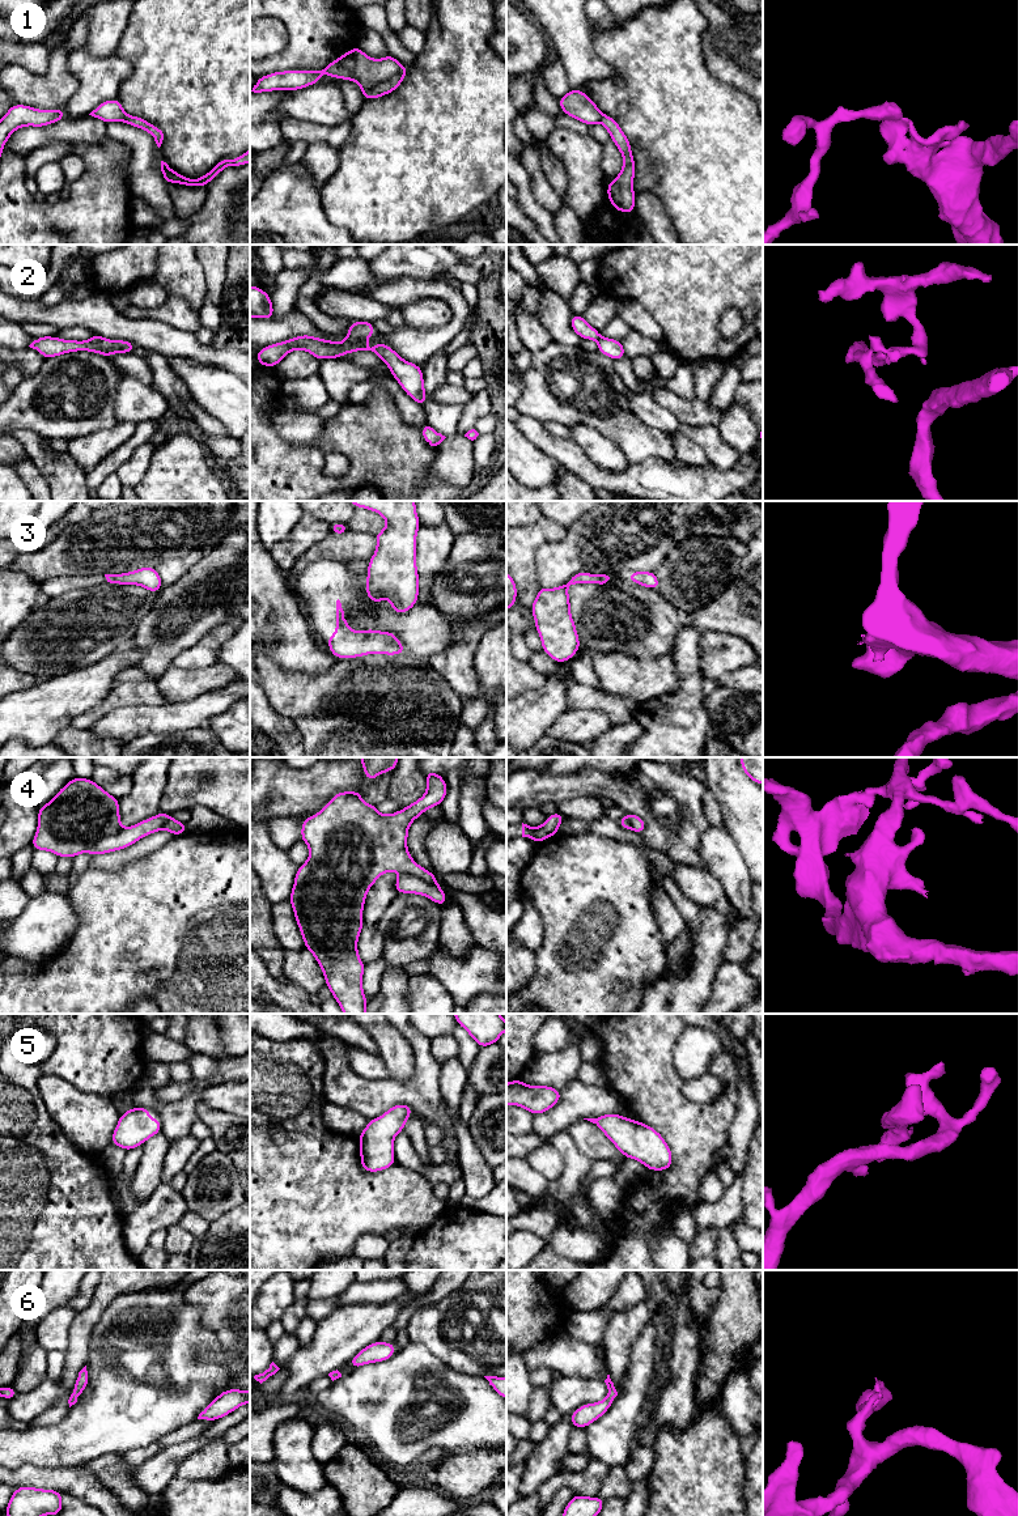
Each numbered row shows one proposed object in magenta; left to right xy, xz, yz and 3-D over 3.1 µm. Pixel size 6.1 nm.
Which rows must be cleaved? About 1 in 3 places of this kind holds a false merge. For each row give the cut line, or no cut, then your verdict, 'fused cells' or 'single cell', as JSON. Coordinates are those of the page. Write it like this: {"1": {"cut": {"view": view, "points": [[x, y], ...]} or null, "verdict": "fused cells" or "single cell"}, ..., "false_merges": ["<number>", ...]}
{"1": {"cut": {"view": "xz", "points": [[403, 67], [364, 94]]}, "verdict": "fused cells"}, "2": {"cut": {"view": "xz", "points": [[347, 335], [365, 336]]}, "verdict": "fused cells"}, "3": {"cut": null, "verdict": "single cell"}, "4": {"cut": {"view": "xz", "points": [[403, 873], [411, 873], [435, 884], [441, 891]]}, "verdict": "fused cells"}, "5": {"cut": null, "verdict": "single cell"}, "6": {"cut": null, "verdict": "single cell"}, "false_merges": ["1", "2", "4"]}

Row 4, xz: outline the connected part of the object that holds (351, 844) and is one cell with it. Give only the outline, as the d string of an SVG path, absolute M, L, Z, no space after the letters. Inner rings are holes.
M424 772L427 791L400 811L382 815L377 804L366 804L361 791L342 790L317 814L301 825L301 840L309 846L307 861L298 866L289 903L294 912L305 948L323 971L326 986L344 1014L366 1014L368 998L362 991L365 964L357 951L364 927L362 910L366 893L376 880L387 871L412 874L441 889L437 878L419 866L407 849L411 823L433 806L441 806L448 786L441 774ZM441 889L442 891L442 889Z

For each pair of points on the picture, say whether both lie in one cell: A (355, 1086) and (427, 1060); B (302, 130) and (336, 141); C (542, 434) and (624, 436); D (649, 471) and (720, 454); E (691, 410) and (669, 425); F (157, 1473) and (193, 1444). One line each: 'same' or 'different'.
A: same
B: same
C: different
D: different
E: different
F: same

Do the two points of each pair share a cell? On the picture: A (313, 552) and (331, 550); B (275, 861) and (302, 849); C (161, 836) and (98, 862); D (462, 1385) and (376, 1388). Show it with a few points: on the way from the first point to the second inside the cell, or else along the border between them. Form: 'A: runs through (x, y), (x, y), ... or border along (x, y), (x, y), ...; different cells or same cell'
A: runs through (317, 552), (327, 550); same cell
B: border along (285, 850), (289, 860), (297, 867); different cells
C: runs through (145, 845), (114, 861); same cell
D: runs through (457, 1422), (429, 1438), (391, 1425); same cell

